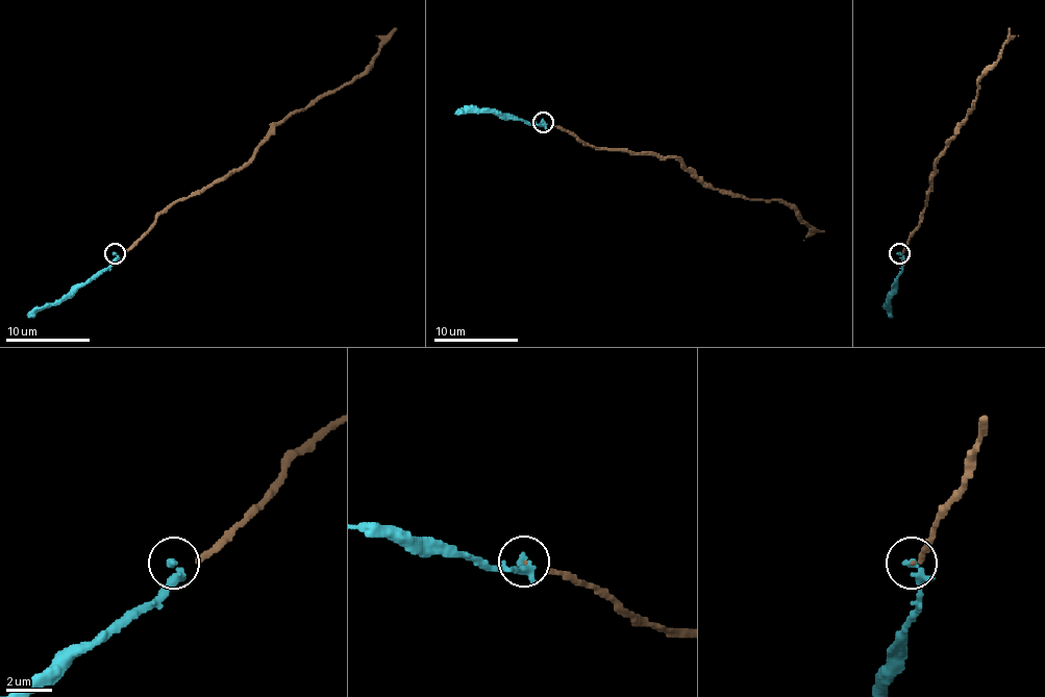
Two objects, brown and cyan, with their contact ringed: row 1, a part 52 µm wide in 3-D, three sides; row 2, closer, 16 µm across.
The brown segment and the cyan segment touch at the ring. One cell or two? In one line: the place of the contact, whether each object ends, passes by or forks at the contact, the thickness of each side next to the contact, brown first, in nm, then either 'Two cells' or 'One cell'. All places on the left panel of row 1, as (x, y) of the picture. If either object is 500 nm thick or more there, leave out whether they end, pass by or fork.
Place: (115, 253). At the ring brown ends. At the ring cyan ends. Thickness 100 nm (brown) against 280 nm. One cell

